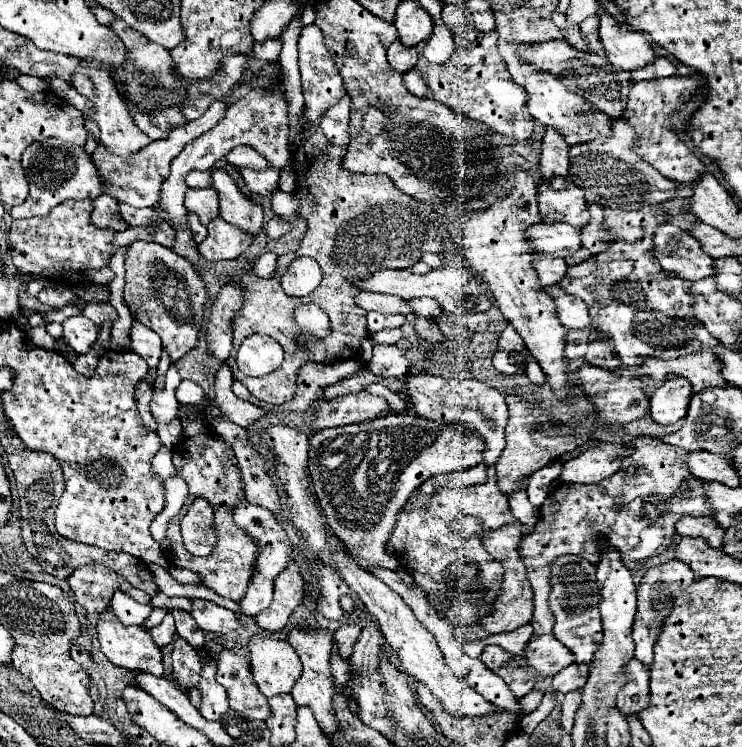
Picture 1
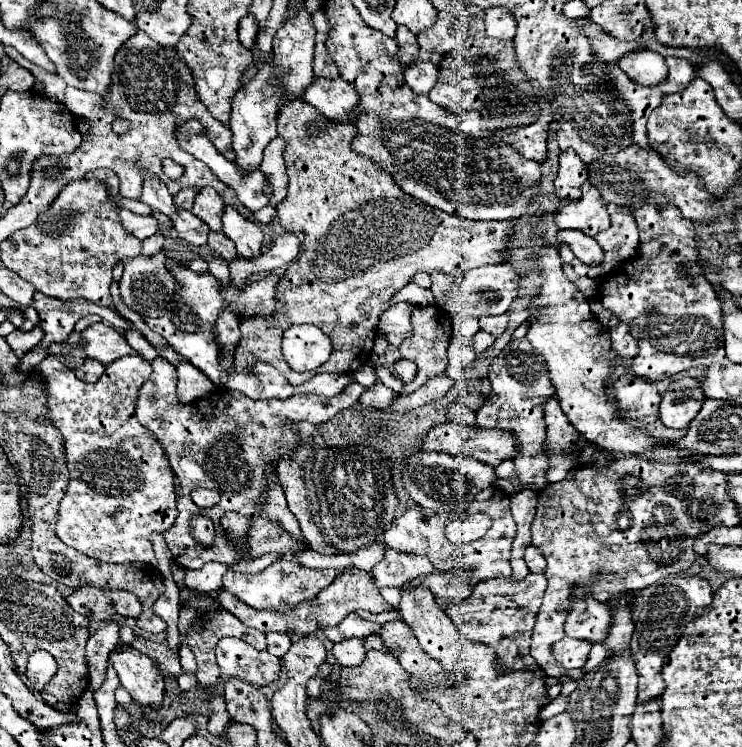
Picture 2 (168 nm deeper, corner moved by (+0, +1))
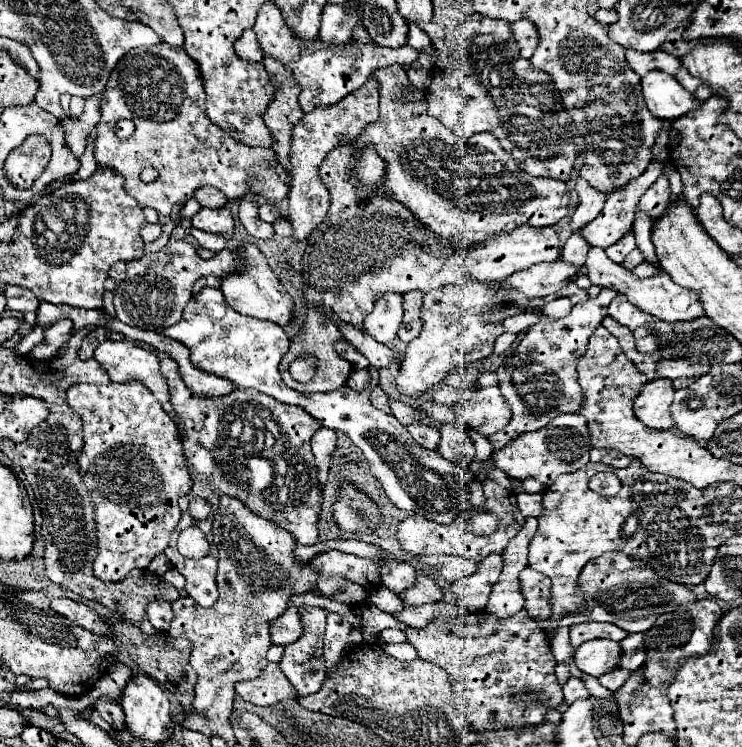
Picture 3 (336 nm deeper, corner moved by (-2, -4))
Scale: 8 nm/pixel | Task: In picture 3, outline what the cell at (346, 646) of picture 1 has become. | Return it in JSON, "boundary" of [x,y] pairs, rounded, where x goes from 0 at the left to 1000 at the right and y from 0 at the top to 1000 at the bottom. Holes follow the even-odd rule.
{"boundary":[[[515,861],[515,869],[528,877],[531,882],[539,882],[539,885],[558,885],[563,882],[563,874],[558,871],[558,866],[553,866],[553,861],[534,861],[534,863],[523,863],[523,861]]]}

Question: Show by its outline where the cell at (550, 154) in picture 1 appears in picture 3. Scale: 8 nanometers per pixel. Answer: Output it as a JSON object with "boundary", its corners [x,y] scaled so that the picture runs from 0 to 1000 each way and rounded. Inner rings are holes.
{"boundary":[[[779,240],[776,256],[779,256],[779,264],[782,264],[782,274],[771,285],[771,296],[768,296],[771,309],[782,309],[790,299],[795,299],[801,290],[806,290],[811,277],[814,277],[814,272],[817,272],[817,261],[803,256],[787,240]]]}

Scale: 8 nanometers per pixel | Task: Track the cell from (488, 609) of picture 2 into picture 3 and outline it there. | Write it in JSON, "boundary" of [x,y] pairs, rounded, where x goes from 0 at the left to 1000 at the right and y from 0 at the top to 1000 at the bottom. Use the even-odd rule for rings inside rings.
{"boundary":[[[698,818],[687,829],[671,829],[663,821],[633,821],[625,831],[590,826],[574,842],[547,842],[550,861],[571,885],[596,893],[612,922],[628,936],[628,960],[639,979],[671,979],[682,973],[709,973],[736,965],[741,949],[757,938],[747,893],[749,882],[741,871],[741,855],[709,818]]]}

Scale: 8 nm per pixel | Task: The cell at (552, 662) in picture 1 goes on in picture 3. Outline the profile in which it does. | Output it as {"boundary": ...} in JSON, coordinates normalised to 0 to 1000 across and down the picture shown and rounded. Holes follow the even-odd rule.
{"boundary":[[[798,855],[779,866],[774,877],[776,893],[798,906],[809,906],[836,893],[838,866],[825,855]]]}

